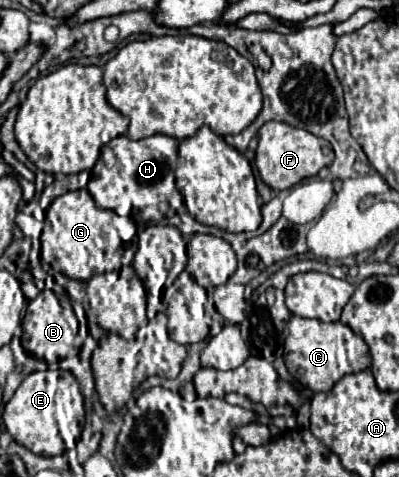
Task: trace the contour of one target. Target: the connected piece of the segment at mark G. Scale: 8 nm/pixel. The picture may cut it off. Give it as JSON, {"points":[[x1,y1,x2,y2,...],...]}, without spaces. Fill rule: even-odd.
{"points":[[83,188,55,198,45,212,41,259,69,278,89,280,95,274,120,270,122,263,119,260,125,254,129,262,131,254,135,252,135,236,137,227,131,216,121,217,111,210,97,208,89,190]]}

